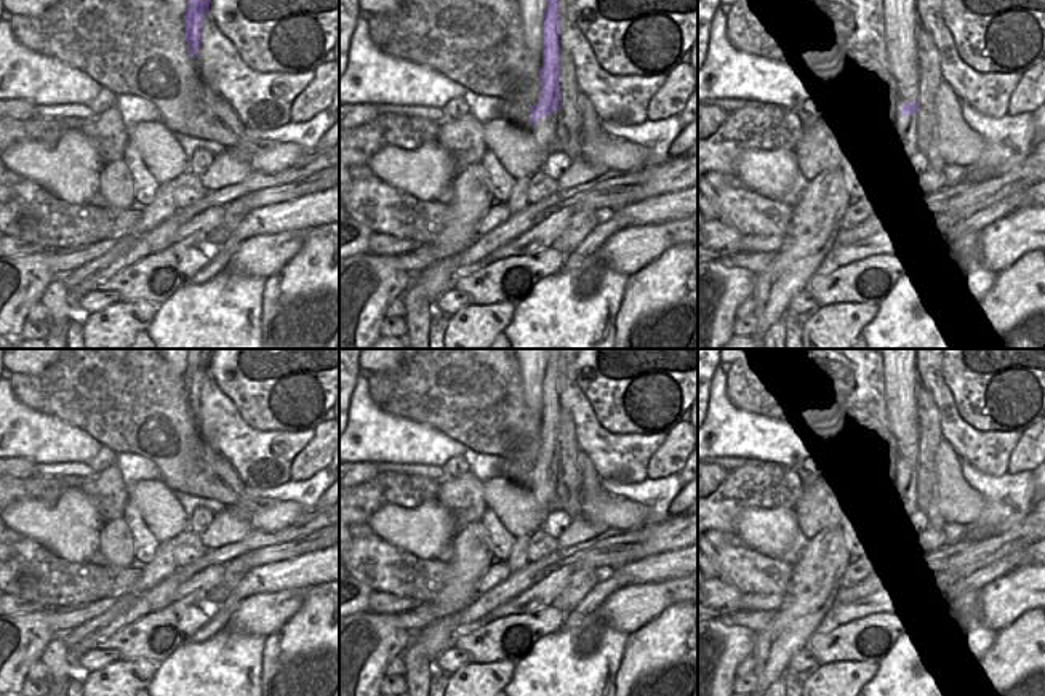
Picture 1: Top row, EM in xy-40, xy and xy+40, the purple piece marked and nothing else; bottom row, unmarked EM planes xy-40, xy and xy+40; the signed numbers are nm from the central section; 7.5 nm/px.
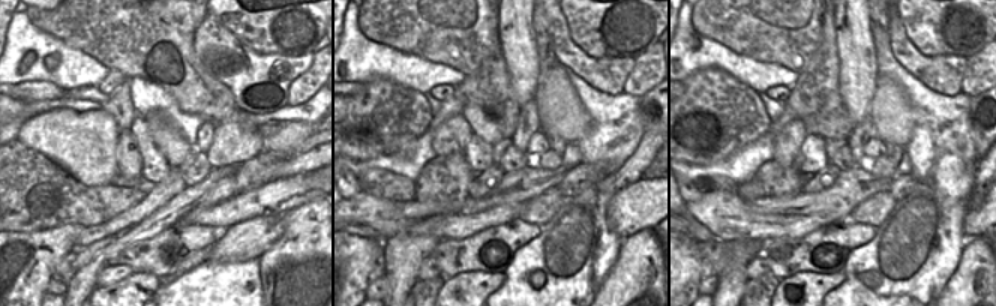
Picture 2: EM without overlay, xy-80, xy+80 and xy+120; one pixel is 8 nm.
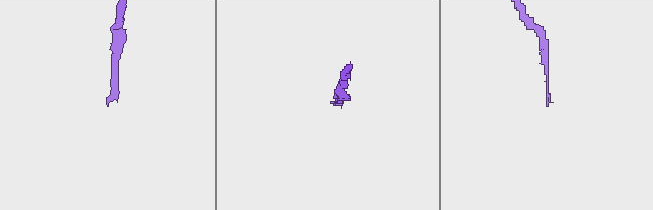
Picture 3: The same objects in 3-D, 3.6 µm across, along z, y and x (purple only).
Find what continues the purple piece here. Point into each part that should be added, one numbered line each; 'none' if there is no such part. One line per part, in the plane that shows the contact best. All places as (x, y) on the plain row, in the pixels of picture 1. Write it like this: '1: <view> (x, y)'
1: xy (544, 490)

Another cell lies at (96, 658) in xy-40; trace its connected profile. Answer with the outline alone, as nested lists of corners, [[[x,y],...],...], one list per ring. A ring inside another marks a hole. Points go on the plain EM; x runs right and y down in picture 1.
[[[91,648],[88,653],[85,653],[78,659],[77,667],[83,674],[90,674],[90,672],[96,672],[120,659],[122,659],[122,653],[115,651],[112,648],[109,648],[109,650]]]

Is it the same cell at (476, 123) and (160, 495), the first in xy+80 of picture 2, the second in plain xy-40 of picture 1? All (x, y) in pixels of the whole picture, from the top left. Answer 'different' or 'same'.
same

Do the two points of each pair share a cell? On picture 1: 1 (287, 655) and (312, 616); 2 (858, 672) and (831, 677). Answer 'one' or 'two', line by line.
1: one
2: one

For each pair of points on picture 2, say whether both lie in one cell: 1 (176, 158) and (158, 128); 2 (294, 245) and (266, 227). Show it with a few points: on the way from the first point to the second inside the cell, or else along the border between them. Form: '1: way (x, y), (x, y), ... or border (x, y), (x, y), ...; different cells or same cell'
1: way (174, 150), (164, 135); same cell
2: border (281, 216), (282, 233), (257, 258); different cells

